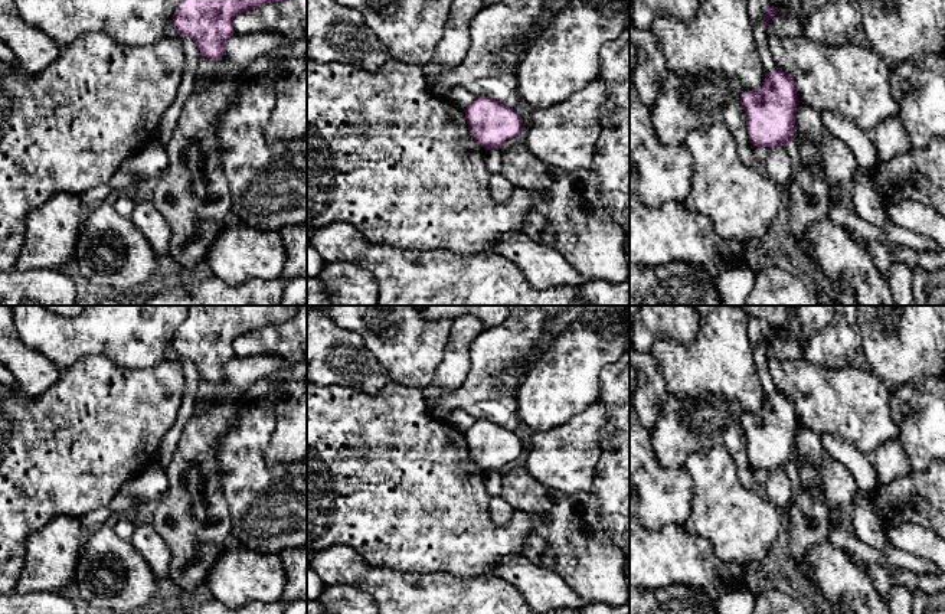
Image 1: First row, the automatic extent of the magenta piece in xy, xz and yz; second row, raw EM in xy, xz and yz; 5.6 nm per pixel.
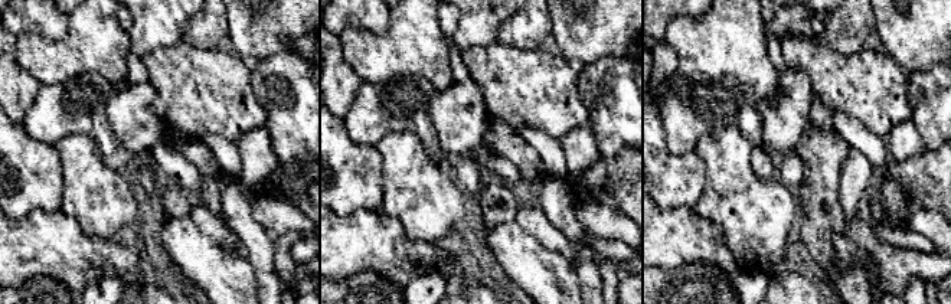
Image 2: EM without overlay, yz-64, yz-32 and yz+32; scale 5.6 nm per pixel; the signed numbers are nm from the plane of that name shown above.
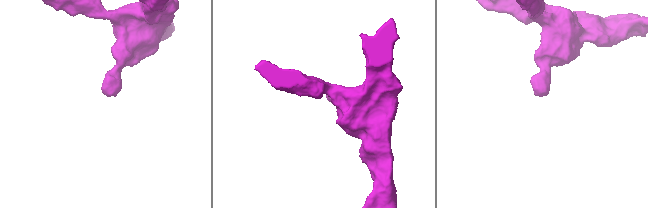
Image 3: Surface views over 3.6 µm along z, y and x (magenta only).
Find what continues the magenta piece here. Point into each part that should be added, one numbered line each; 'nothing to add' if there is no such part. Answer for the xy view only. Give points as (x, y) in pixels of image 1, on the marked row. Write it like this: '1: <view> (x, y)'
nothing to add

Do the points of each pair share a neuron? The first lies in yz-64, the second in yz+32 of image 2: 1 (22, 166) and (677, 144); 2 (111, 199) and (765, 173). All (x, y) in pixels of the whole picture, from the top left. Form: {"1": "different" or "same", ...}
{"1": "different", "2": "different"}

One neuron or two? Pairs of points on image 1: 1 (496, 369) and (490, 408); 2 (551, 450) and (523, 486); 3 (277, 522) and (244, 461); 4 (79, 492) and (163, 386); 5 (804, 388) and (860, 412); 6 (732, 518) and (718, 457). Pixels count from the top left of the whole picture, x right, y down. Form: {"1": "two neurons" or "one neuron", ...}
{"1": "one neuron", "2": "two neurons", "3": "one neuron", "4": "one neuron", "5": "one neuron", "6": "one neuron"}

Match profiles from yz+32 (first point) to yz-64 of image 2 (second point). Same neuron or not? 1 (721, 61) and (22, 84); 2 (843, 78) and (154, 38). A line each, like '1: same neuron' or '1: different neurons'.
1: different neurons
2: different neurons

